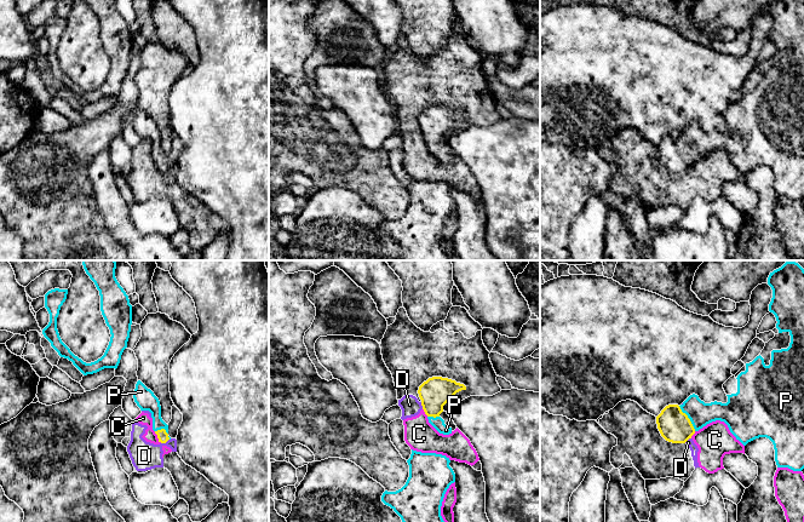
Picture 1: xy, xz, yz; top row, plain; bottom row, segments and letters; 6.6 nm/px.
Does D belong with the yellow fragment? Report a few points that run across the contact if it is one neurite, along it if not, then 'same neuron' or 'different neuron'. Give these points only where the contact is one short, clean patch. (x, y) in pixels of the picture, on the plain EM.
xy (168, 167), (161, 172) | different neuron

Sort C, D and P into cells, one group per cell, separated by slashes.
C D / P

